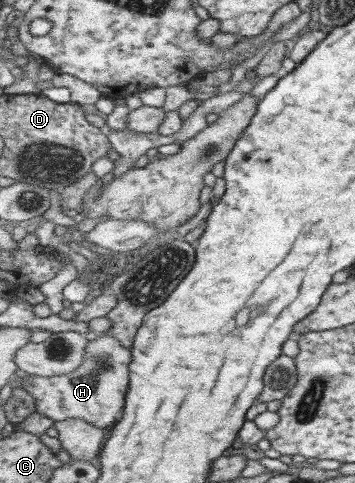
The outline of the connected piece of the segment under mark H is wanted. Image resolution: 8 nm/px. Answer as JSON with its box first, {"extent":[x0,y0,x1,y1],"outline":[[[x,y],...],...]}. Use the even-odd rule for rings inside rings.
{"extent":[17,332,133,429],"outline":[[[104,332],[104,334],[89,340],[85,363],[76,371],[54,377],[30,376],[26,382],[18,384],[17,387],[28,390],[34,396],[37,411],[52,418],[53,421],[83,419],[96,427],[110,429],[125,411],[127,393],[131,384],[130,364],[132,361],[133,352],[131,348],[124,347],[115,337]]]}

